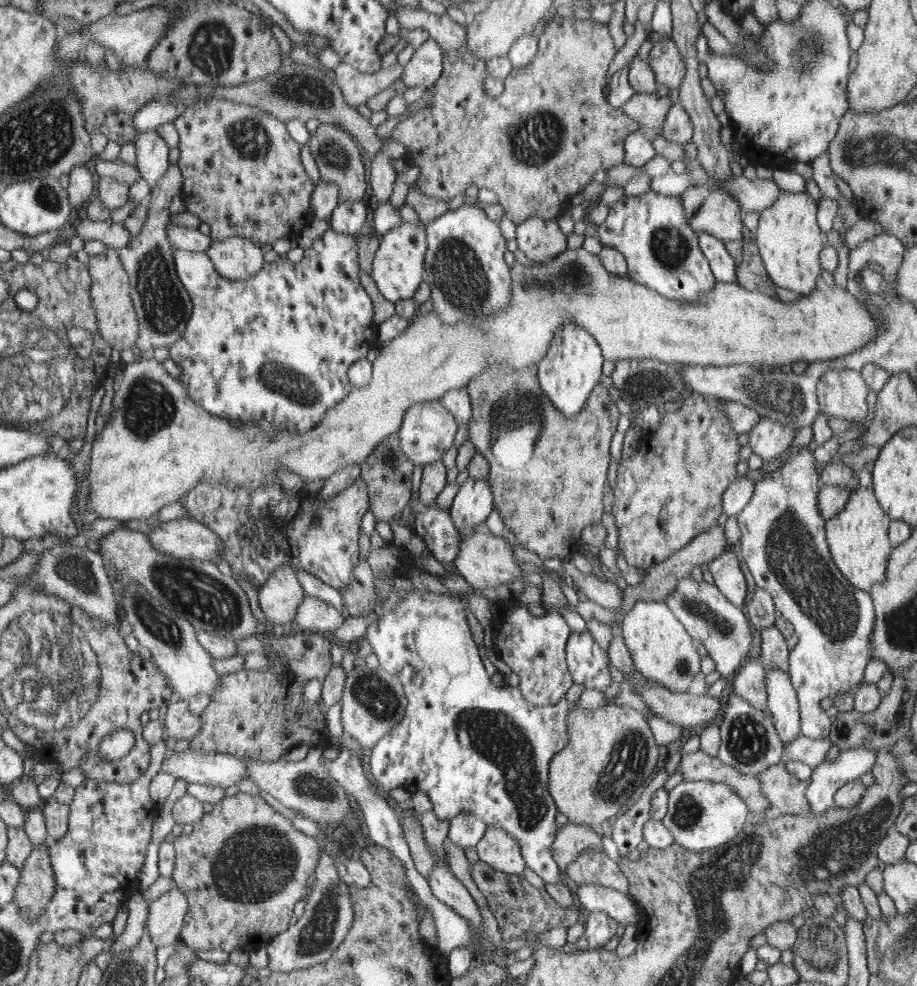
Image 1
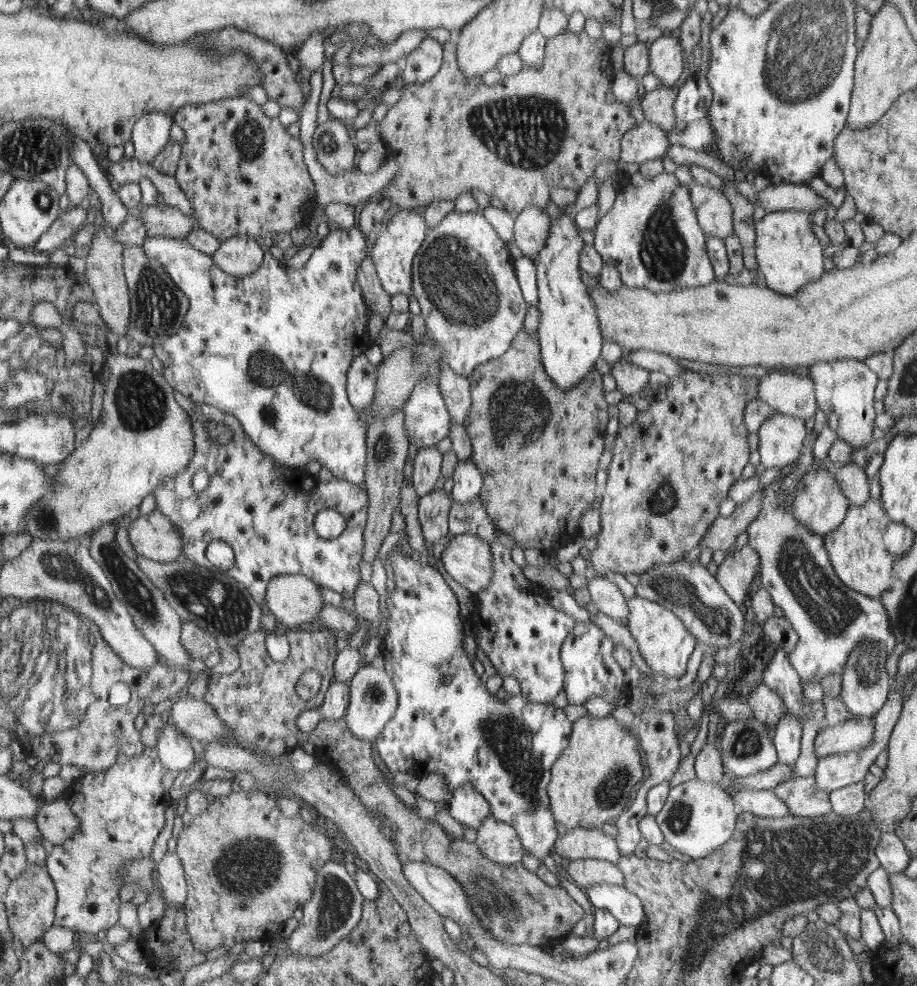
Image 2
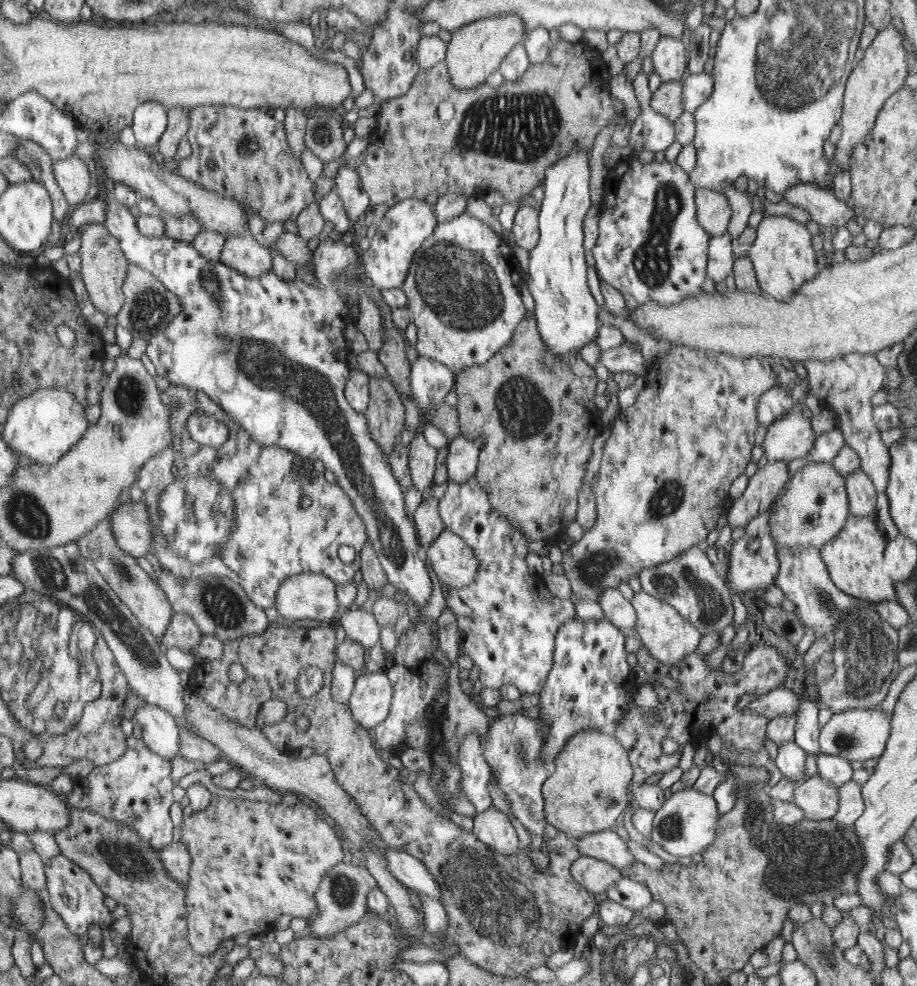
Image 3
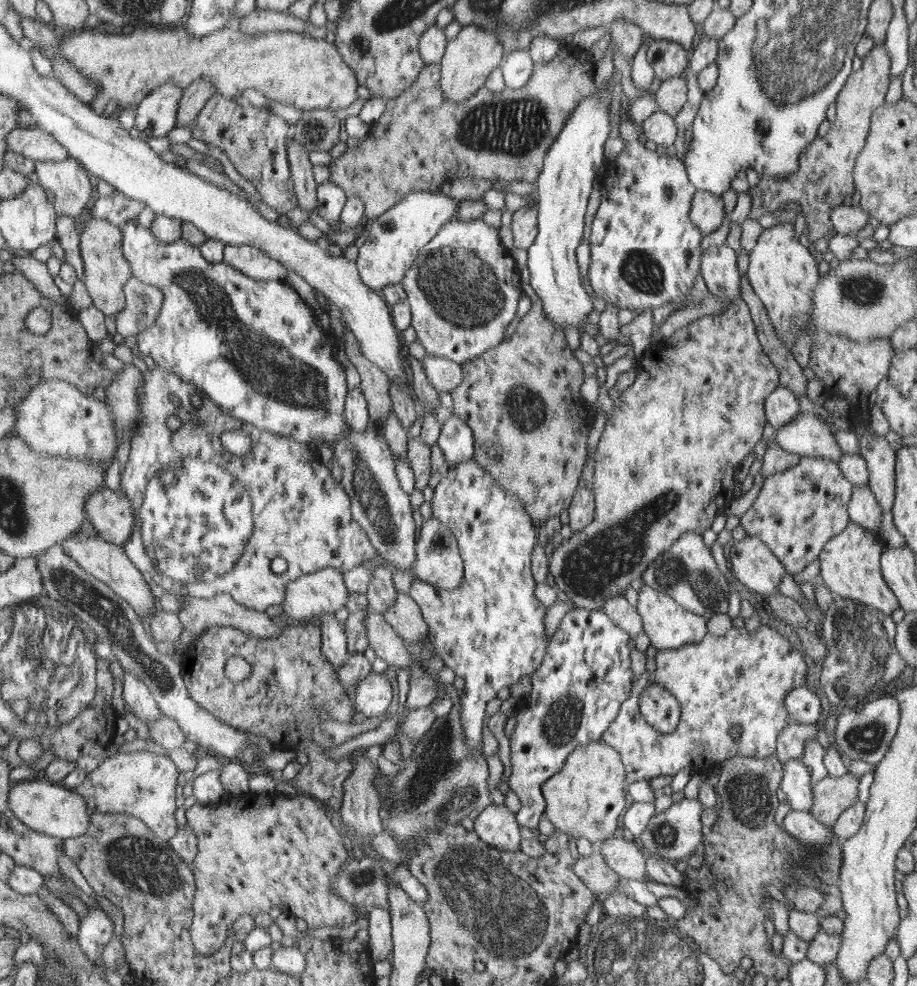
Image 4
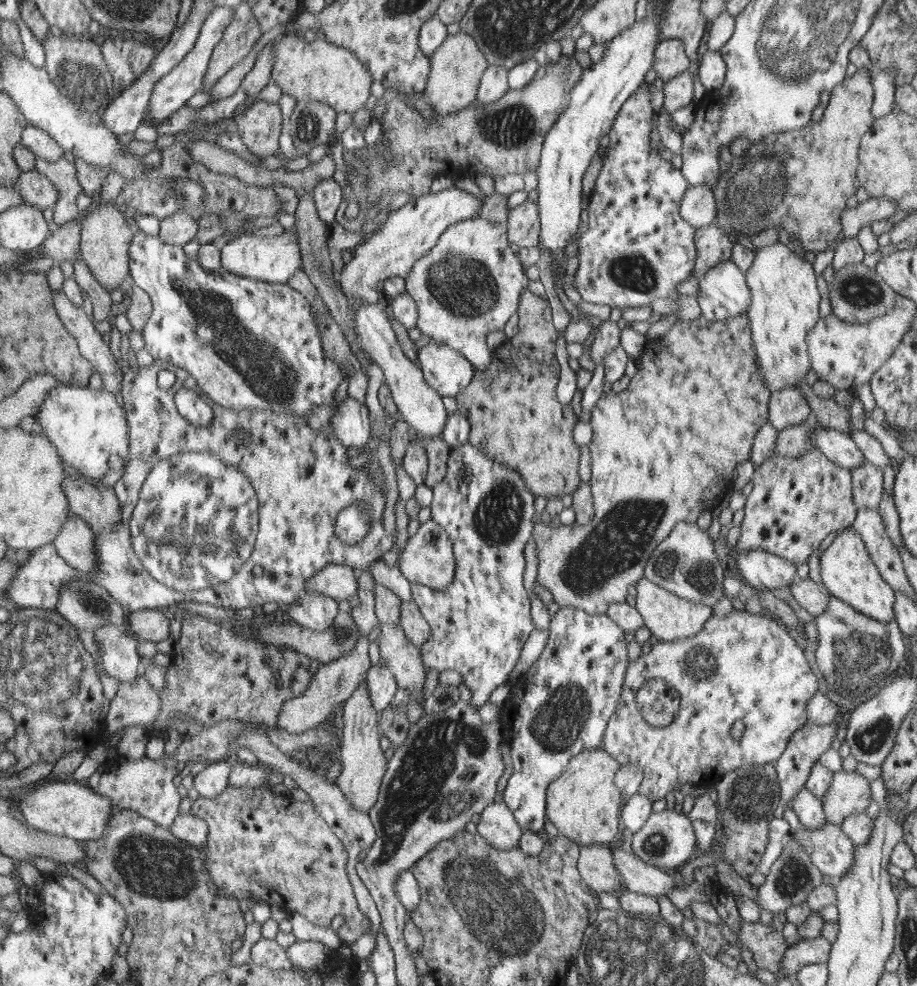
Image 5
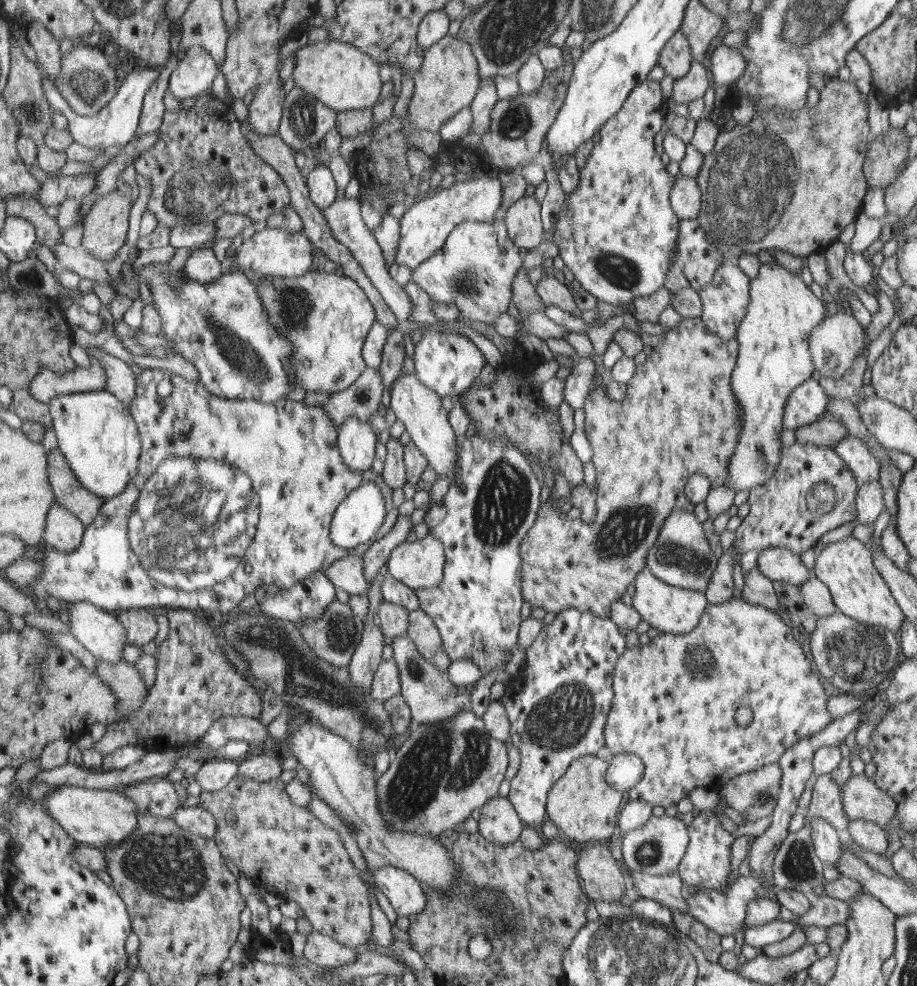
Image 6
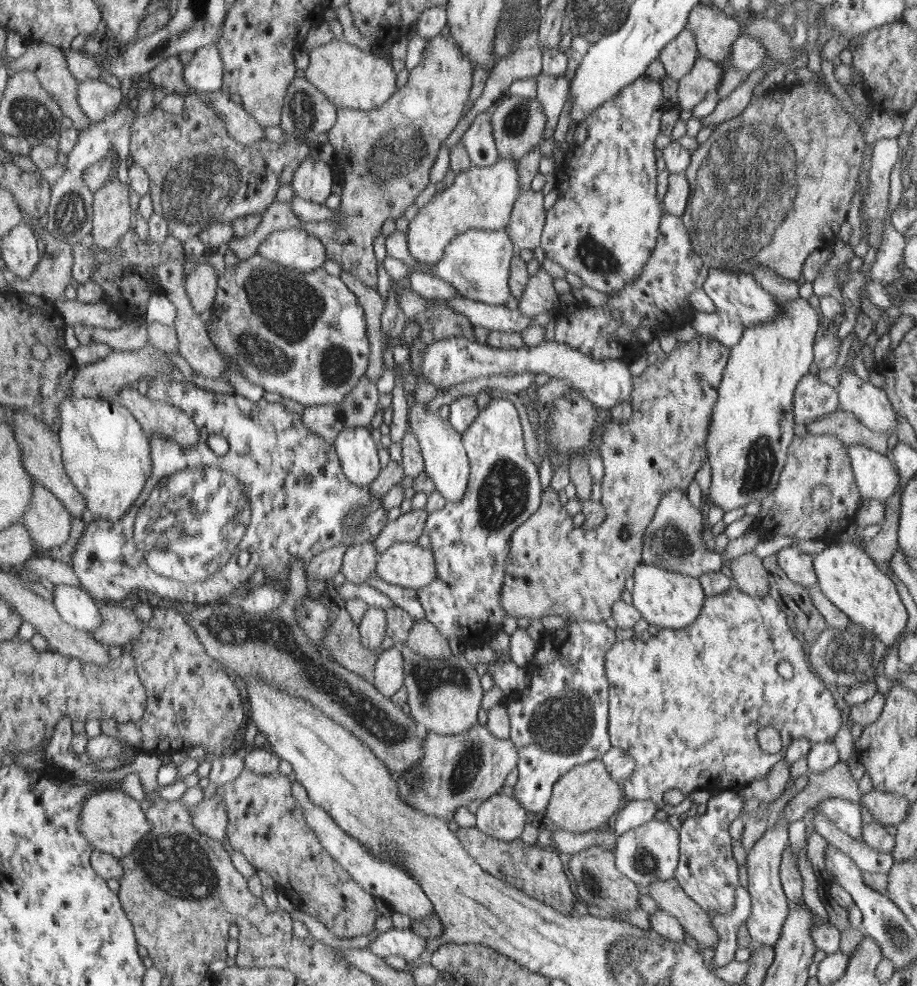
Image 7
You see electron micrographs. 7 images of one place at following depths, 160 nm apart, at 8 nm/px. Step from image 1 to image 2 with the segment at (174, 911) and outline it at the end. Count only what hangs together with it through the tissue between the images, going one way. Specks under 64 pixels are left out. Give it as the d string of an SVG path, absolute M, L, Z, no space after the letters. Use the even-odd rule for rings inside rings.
M165 852L158 864L159 888L164 892L164 905L181 909L186 898L186 883L181 861L175 852Z

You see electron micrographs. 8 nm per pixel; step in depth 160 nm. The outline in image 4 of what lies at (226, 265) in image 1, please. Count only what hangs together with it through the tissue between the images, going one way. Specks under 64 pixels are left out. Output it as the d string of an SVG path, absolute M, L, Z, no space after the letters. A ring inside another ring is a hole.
M224 245L222 262L257 281L284 281L287 274L283 263L249 245Z

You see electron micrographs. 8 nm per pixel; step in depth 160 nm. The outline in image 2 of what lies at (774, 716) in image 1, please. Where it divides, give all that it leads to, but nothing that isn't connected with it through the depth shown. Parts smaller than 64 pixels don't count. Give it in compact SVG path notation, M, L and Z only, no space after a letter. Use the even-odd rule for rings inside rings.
M789 710L779 717L773 728L772 743L776 750L778 763L791 767L799 754L802 728Z

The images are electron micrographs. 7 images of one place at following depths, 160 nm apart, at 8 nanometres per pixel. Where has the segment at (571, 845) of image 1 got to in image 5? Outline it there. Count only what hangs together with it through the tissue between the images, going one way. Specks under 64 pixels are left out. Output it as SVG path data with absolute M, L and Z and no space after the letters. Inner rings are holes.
M618 845L613 848L616 870L624 879L627 891L658 898L666 896L675 887L673 876L669 872L645 864L635 854L621 850Z

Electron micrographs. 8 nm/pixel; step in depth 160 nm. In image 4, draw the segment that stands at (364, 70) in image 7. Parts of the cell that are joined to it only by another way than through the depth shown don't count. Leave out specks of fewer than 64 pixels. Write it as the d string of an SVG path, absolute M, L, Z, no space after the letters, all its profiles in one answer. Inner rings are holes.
M178 24L174 27L160 27L155 30L153 26L143 26L142 28L135 28L133 32L129 34L99 34L96 31L88 29L86 27L72 30L72 31L56 31L59 37L59 53L64 60L68 60L71 66L74 66L78 70L79 74L82 74L86 78L86 82L93 83L94 94L93 97L87 102L87 104L93 109L95 114L109 117L116 115L117 112L125 108L134 108L140 104L140 101L144 97L147 97L153 89L156 89L160 84L164 82L172 81L173 84L180 86L183 90L192 84L193 81L197 81L198 78L204 78L206 82L210 82L214 88L214 92L226 98L238 97L241 98L241 92L245 88L253 88L253 90L258 90L267 99L272 99L275 102L284 103L285 105L292 105L295 109L303 110L313 110L314 108L327 108L334 111L338 108L347 108L355 99L357 99L357 93L355 93L355 88L358 85L358 81L354 71L347 65L347 63L340 57L340 53L336 50L334 45L327 44L323 39L314 40L309 37L304 32L293 33L290 31L269 31L263 34L257 34L257 36L245 36L241 34L241 31L237 30L237 26L221 27L214 32L211 32L205 36L199 36L199 38L189 38L187 32L185 32L185 27Z

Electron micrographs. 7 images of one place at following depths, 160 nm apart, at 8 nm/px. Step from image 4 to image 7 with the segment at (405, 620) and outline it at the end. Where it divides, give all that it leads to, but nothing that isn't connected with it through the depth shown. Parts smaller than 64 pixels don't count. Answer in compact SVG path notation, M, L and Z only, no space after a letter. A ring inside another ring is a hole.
M425 618L414 621L409 629L405 644L415 652L415 654L429 660L446 660L451 656L451 651L449 651L446 639L440 631L436 629L436 626L427 622Z

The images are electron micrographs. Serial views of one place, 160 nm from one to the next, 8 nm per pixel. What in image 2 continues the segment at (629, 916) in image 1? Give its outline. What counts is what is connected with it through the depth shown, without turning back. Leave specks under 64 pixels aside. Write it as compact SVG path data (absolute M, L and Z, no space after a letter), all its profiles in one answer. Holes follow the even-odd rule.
M599 883L598 886L587 887L584 892L595 909L609 912L621 926L637 927L644 919L641 901L624 887Z

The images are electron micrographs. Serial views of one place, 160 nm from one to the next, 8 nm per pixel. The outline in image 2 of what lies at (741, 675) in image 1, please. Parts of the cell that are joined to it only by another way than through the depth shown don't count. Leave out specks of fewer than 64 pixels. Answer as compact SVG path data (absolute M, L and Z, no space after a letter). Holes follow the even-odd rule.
M761 682L749 692L747 706L753 711L753 717L767 727L775 726L779 717L787 713L782 700Z

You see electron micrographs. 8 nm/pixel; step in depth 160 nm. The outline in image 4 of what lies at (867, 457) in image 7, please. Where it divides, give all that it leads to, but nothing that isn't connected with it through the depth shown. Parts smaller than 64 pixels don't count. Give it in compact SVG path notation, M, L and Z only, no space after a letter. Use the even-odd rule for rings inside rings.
M809 412L797 414L797 418L793 418L792 422L787 422L781 429L775 429L774 436L770 442L760 440L753 448L753 462L763 457L770 443L775 443L789 454L797 455L797 458L818 457L837 462L842 456L835 443L834 434Z

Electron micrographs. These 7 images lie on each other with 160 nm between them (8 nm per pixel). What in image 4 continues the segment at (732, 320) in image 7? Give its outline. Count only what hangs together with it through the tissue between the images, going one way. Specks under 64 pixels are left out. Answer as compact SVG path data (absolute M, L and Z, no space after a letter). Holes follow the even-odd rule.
M725 243L710 246L701 257L701 276L707 290L717 302L733 302L740 298L738 292L738 266L736 254Z

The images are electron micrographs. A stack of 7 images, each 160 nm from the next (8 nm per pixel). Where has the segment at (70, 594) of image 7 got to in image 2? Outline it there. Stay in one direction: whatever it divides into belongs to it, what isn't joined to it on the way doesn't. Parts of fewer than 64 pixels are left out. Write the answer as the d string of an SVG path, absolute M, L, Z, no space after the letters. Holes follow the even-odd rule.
M168 720L160 728L155 748L157 758L161 759L169 770L176 770L178 773L194 766L197 760L197 754L193 752L189 741Z

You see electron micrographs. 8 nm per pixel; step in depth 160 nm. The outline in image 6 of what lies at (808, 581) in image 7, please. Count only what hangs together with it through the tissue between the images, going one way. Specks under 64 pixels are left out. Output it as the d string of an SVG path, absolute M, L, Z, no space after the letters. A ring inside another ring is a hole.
M770 548L758 552L757 570L770 581L800 585L808 579L807 569L799 561L799 555L786 548Z

